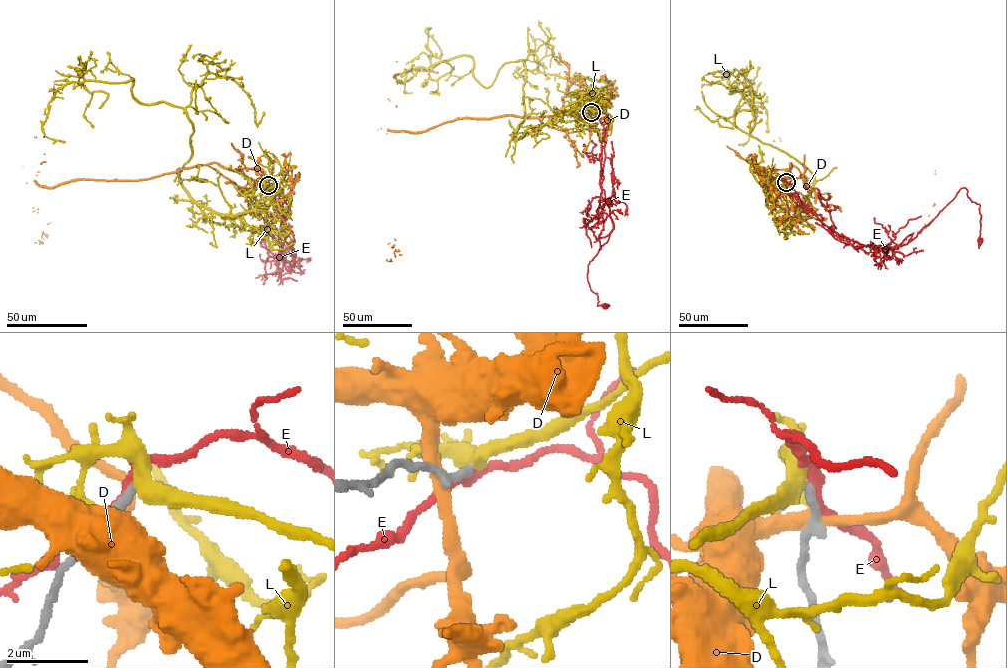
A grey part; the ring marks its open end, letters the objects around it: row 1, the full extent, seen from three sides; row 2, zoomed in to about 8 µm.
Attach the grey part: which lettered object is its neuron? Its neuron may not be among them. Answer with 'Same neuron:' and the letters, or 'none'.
Same neuron: none

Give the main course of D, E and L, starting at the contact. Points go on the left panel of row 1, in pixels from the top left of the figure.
D: (267, 187), (216, 163), (148, 179), (69, 181), (40, 187), (33, 208), (41, 237), (43, 231)
E: (268, 186), (283, 203), (279, 253), (290, 264), (265, 219), (268, 191), (283, 251)
L: (269, 185), (198, 204), (193, 123), (133, 79), (56, 91), (42, 129), (65, 142)

